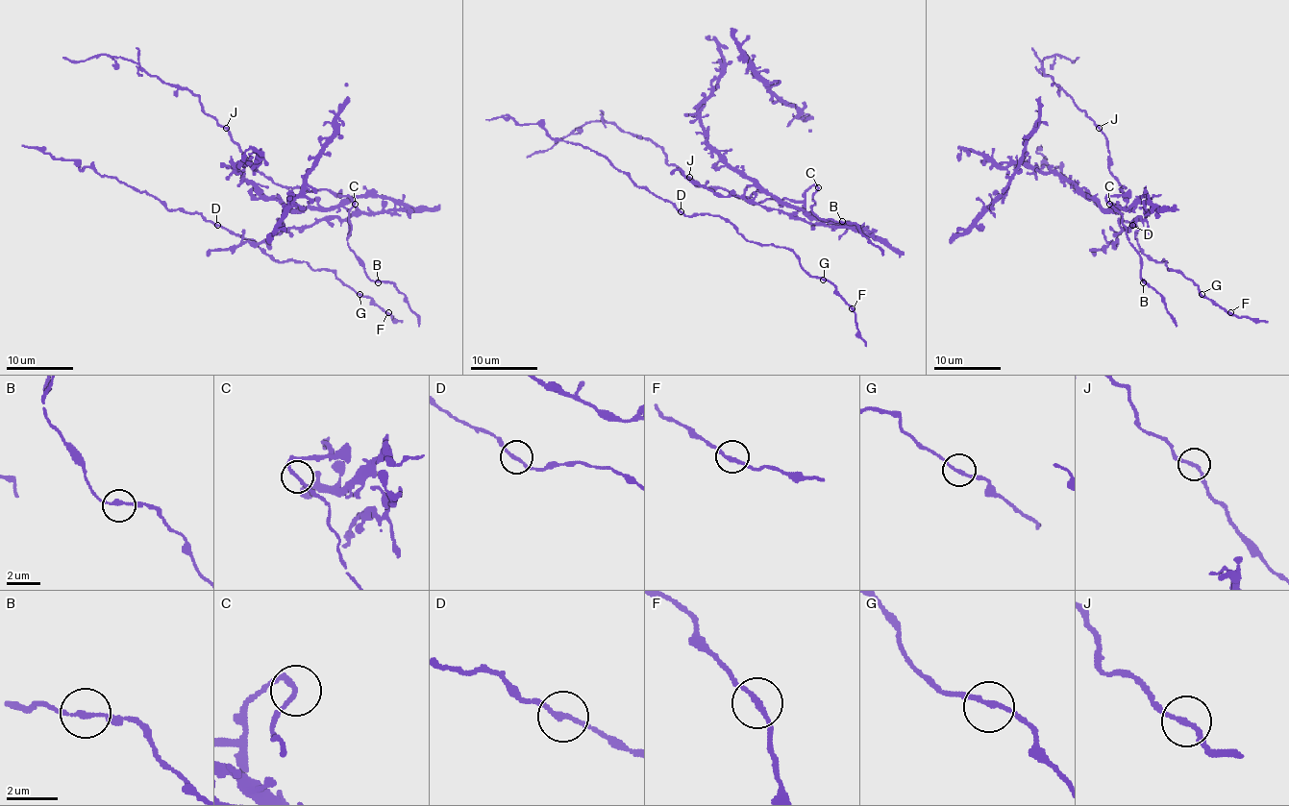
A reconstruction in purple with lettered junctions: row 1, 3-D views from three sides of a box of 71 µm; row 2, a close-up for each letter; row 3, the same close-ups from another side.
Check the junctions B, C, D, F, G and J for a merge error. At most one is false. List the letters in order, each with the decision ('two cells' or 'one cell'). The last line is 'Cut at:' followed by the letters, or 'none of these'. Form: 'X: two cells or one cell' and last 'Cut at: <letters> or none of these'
B: one cell
C: one cell
D: one cell
F: one cell
G: one cell
J: one cell
Cut at: none of these

